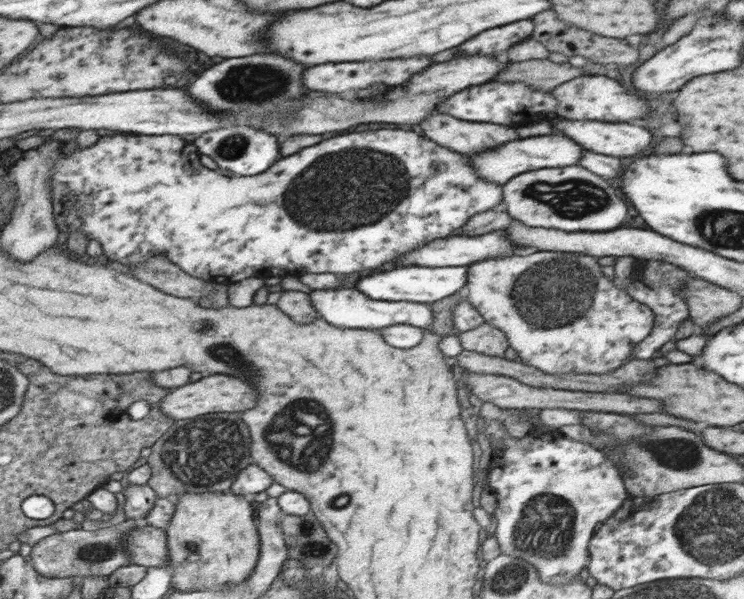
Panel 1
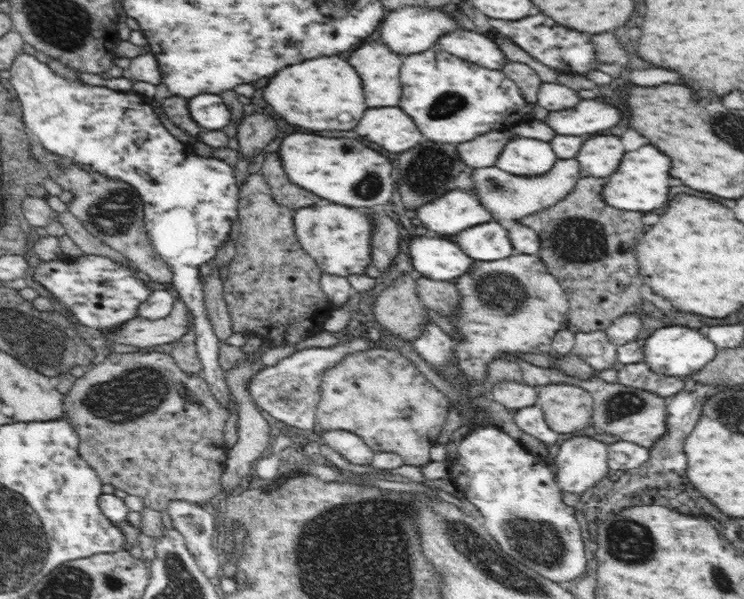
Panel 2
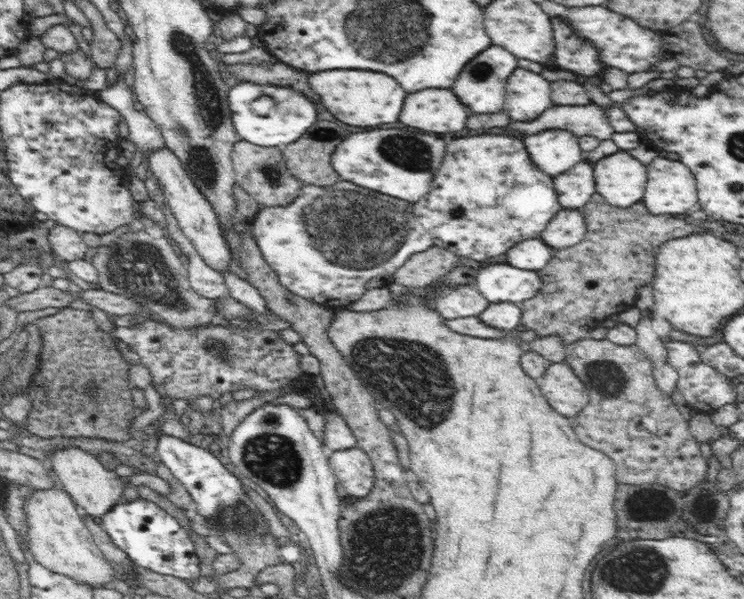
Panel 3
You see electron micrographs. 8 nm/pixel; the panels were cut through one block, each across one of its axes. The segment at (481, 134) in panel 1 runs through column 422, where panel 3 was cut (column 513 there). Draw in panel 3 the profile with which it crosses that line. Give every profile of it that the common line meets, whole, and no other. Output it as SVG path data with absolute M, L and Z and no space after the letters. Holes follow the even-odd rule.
M592 102L584 106L554 105L550 110L544 110L534 120L513 120L509 124L512 132L524 134L524 136L552 128L569 130L577 137L594 136L600 140L610 139L615 133L603 107Z

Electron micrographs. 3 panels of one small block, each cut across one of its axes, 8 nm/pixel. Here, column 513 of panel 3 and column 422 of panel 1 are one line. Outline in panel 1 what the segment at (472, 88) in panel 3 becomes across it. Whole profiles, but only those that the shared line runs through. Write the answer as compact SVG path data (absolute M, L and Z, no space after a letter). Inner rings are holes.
M416 55L410 58L392 58L378 61L346 62L346 64L322 64L322 66L312 66L304 74L304 84L310 90L322 90L322 92L346 92L346 90L362 90L370 88L376 84L384 84L390 88L406 85L414 74L424 72L428 66L432 65L430 55Z

